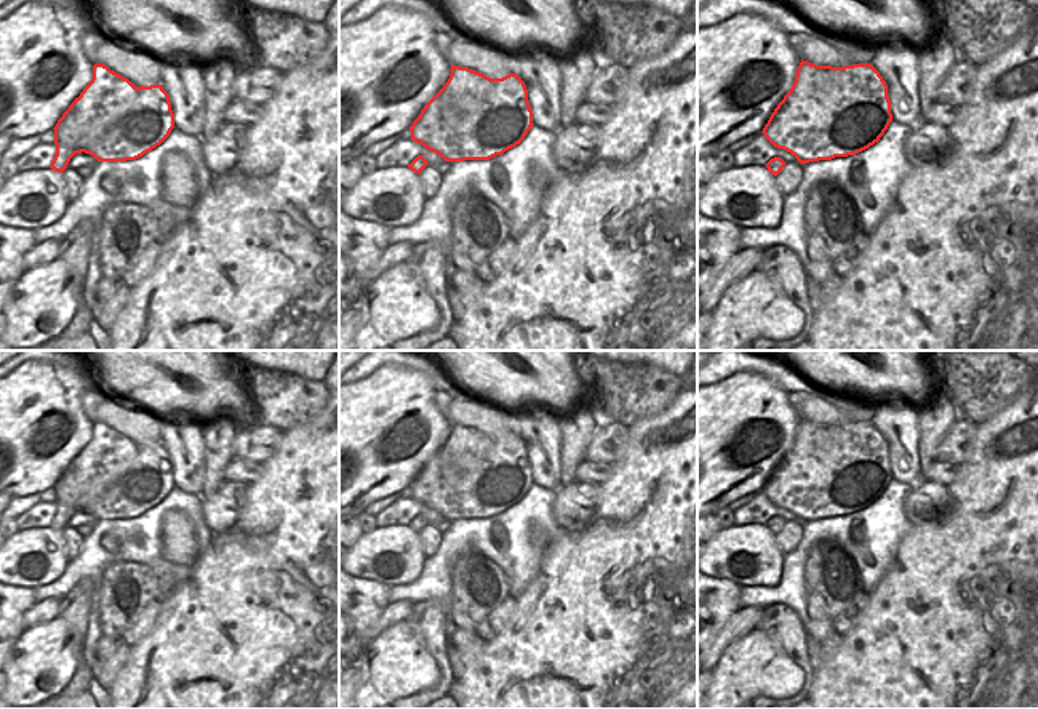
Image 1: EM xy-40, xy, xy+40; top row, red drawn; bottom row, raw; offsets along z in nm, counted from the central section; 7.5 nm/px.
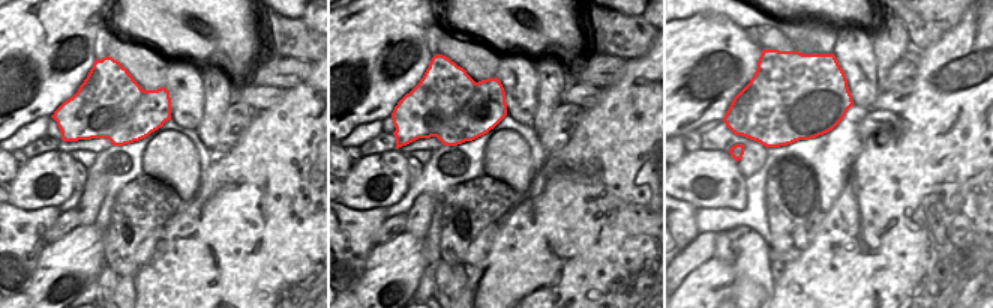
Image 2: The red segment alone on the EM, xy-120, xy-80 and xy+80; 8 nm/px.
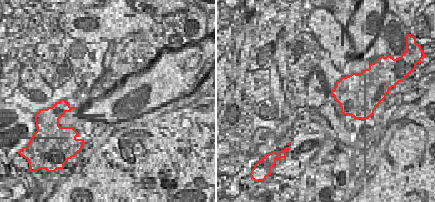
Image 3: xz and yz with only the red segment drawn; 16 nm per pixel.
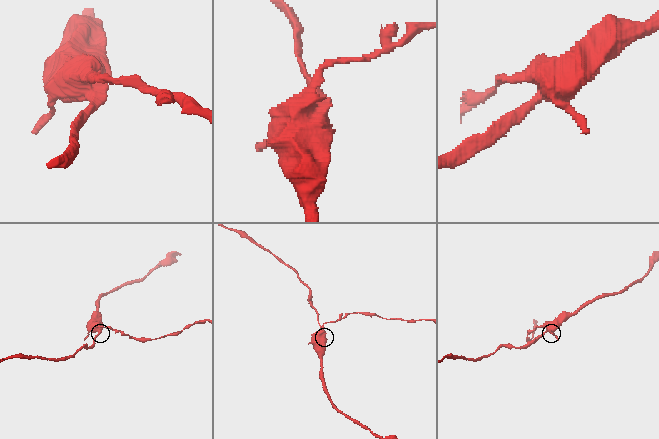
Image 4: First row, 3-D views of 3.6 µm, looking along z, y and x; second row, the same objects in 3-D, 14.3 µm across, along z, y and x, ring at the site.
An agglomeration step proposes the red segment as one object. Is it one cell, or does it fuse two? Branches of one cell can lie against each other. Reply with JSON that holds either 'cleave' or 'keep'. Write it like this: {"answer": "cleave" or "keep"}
{"answer": "cleave"}

